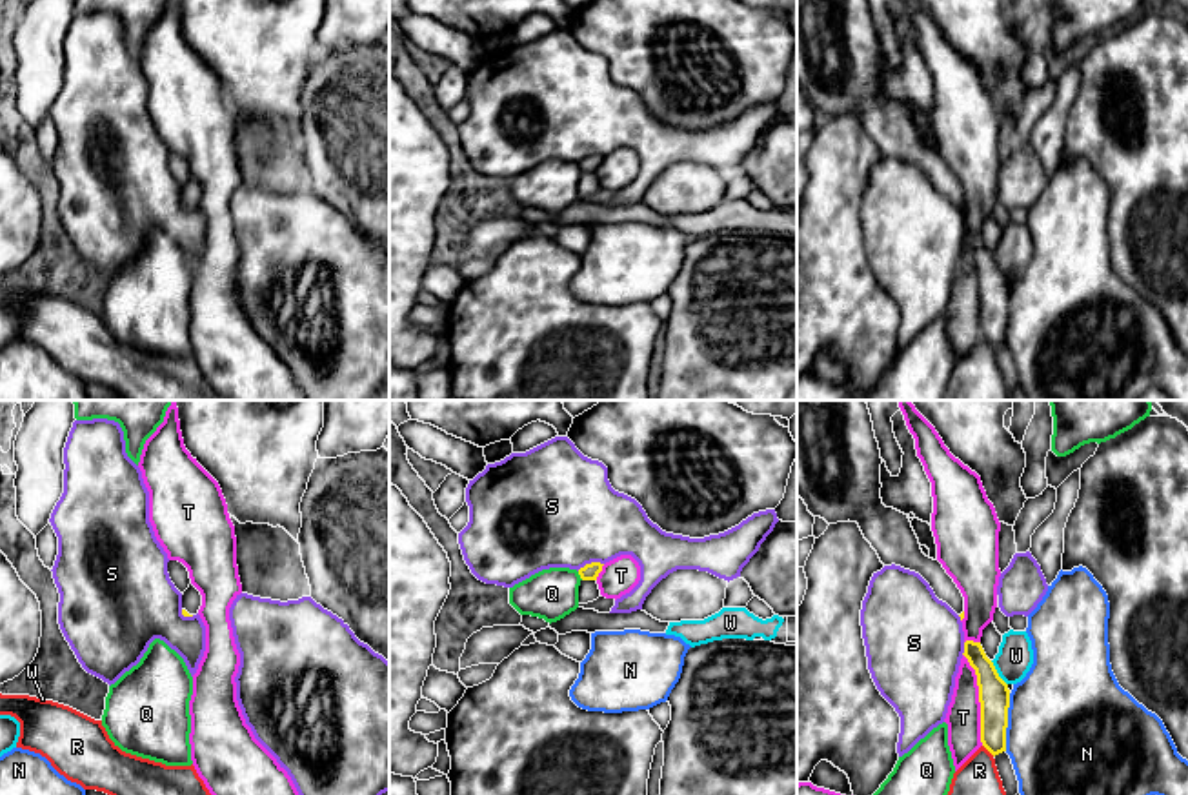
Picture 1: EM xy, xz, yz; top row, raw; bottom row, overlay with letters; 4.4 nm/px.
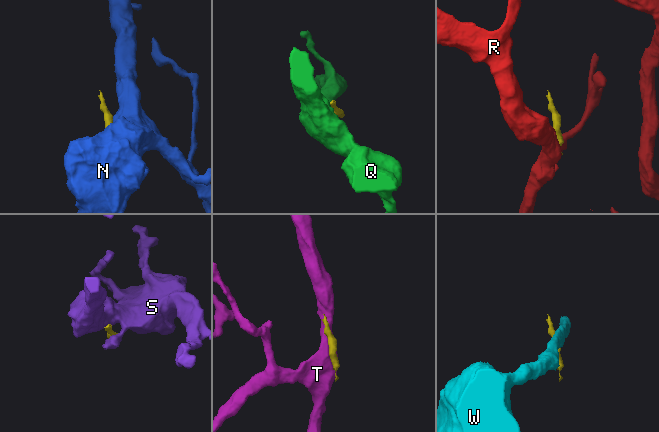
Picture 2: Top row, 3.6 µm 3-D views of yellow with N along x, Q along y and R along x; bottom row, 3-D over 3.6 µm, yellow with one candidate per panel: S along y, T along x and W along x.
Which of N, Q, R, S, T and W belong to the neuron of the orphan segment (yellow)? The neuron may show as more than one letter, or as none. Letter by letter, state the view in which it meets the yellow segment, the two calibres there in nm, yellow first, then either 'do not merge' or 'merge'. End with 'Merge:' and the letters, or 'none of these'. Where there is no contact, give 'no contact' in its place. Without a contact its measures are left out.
N: yz | 140/500 nm | do not merge
Q: xz | 80/220 nm | do not merge
R: yz | 140/280 nm | do not merge
S: xz | 80/480 nm | do not merge
T: yz | 140/150 nm | do not merge
W: yz | 140/160 nm | do not merge
Merge: none of these

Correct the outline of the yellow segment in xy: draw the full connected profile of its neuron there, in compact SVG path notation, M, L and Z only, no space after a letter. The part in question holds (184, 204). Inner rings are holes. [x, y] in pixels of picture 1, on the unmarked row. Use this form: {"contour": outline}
{"contour": "M189 176L189 180L182 187L182 207L193 209L198 206L200 198L202 198L202 187L193 176Z"}

